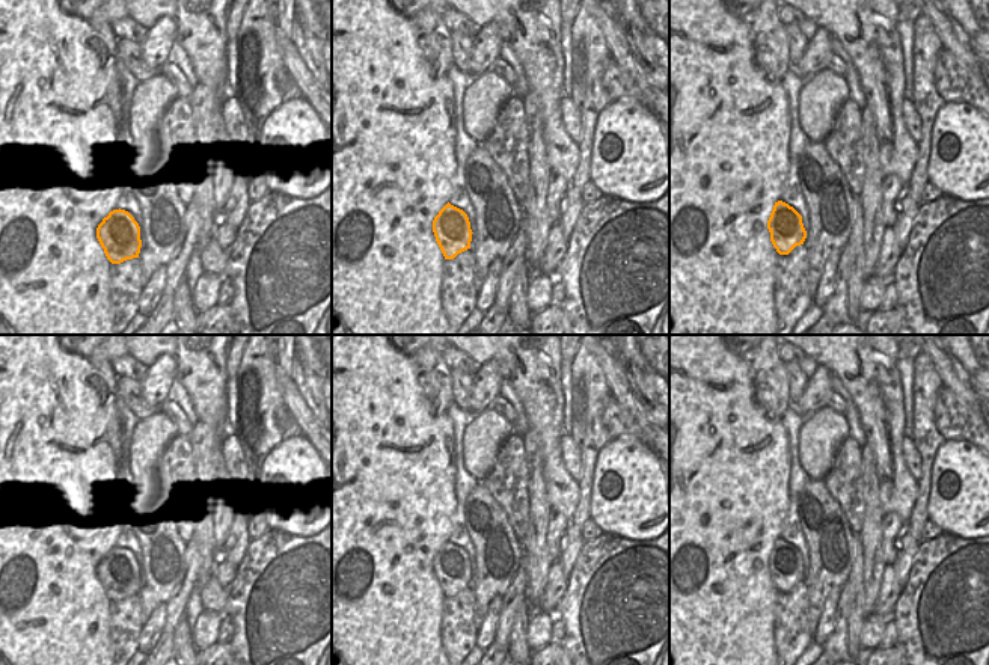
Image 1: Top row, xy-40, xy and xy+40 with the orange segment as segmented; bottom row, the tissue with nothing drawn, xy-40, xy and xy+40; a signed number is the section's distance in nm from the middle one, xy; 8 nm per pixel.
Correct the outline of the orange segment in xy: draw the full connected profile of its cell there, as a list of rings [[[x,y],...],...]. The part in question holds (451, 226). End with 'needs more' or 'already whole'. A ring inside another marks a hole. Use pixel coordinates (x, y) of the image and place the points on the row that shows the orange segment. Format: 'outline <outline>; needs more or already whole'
outline [[[449,202],[433,220],[433,232],[445,259],[470,249],[472,229],[467,214]]]; already whole

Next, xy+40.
outline [[[778,201],[767,220],[770,241],[779,255],[788,255],[796,246],[804,244],[807,231],[802,216],[788,204]]]; already whole

